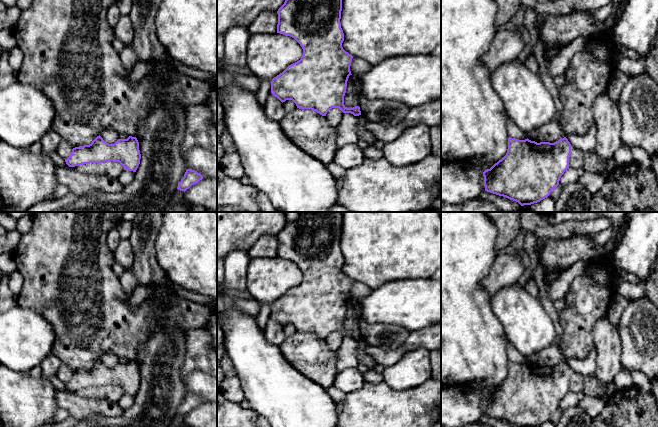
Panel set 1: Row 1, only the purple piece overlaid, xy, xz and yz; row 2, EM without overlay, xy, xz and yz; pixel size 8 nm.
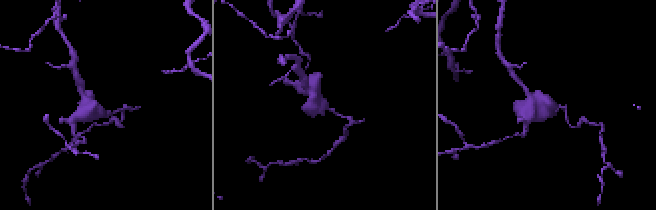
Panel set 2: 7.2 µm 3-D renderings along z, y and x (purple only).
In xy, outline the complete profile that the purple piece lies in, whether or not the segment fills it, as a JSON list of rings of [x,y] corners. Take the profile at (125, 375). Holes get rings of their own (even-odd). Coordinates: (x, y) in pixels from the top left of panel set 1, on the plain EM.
[[[99,359],[91,368],[73,372],[65,386],[69,391],[75,391],[113,385],[119,386],[124,394],[136,396],[140,383],[139,366],[136,361],[129,360],[109,368]]]

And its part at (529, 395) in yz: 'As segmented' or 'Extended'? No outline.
As segmented

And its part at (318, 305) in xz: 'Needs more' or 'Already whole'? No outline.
Already whole

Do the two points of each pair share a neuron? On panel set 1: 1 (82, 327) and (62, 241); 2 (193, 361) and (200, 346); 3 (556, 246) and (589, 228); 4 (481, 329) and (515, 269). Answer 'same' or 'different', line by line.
1: same
2: same
3: different
4: different

